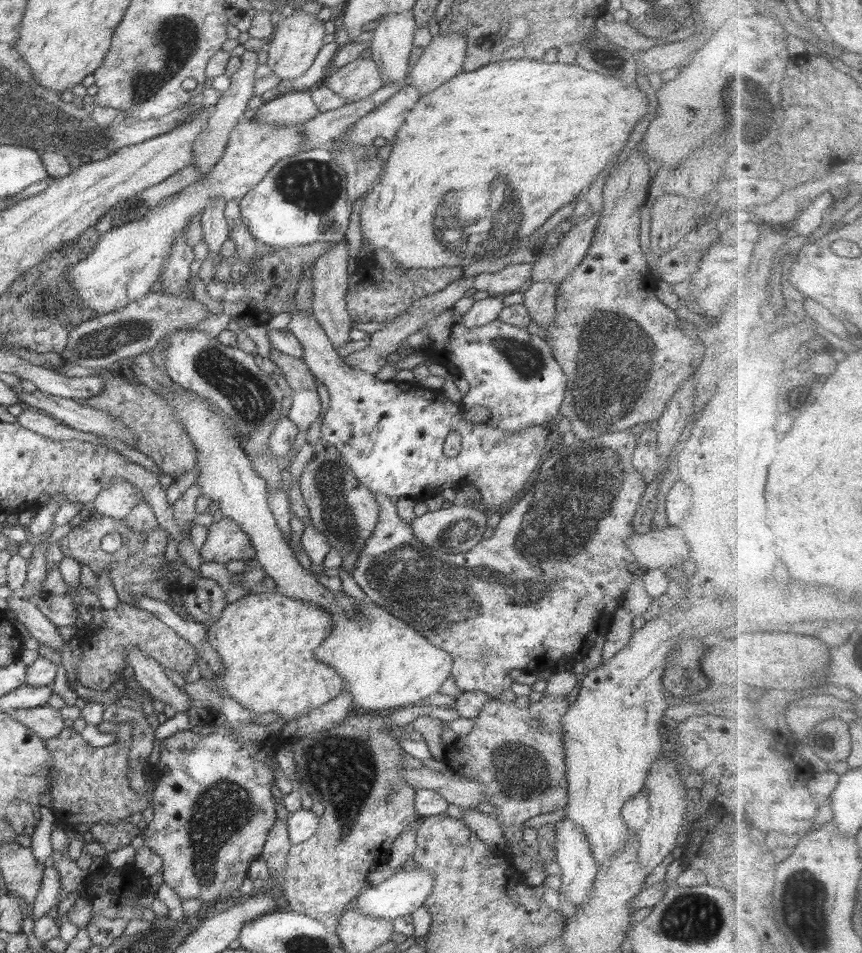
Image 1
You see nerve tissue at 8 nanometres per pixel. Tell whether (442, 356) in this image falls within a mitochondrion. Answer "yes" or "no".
no

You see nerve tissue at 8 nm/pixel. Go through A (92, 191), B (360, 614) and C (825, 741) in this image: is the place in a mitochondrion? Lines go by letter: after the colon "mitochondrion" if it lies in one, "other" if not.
A: other
B: mitochondrion
C: other

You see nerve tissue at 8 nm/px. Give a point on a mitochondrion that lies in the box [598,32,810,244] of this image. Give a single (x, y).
(724, 104)

